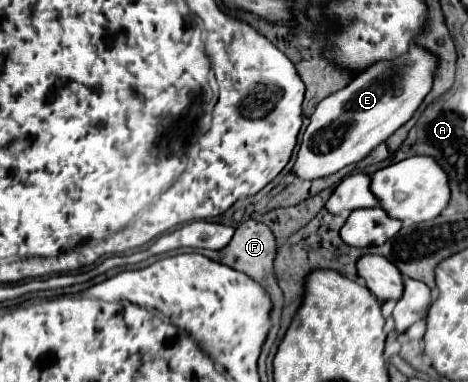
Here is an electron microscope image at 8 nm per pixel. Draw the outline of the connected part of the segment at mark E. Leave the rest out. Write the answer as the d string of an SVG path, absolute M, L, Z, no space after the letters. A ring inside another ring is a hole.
M412 42L404 56L376 62L372 68L358 74L348 86L324 98L310 116L292 174L300 180L318 180L364 160L378 144L386 142L412 118L432 90L438 64L438 54ZM398 88L402 94L396 94Z

